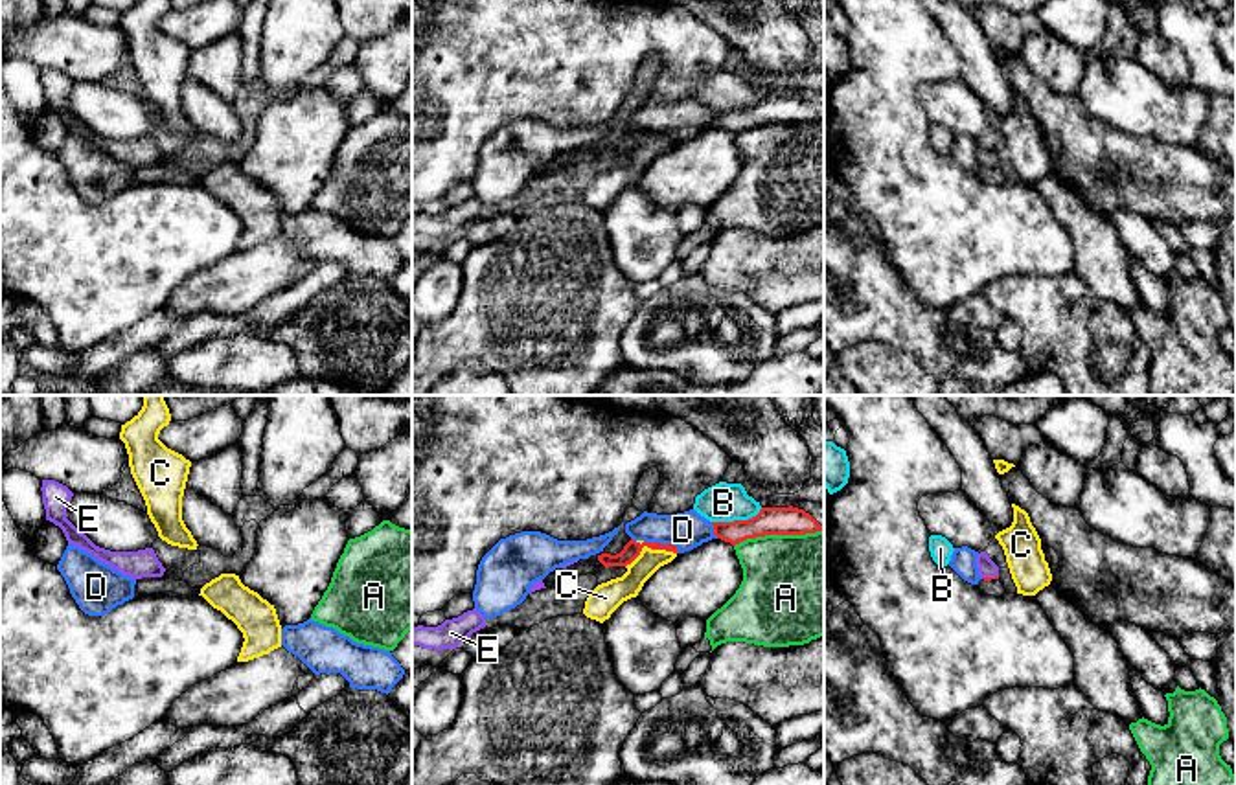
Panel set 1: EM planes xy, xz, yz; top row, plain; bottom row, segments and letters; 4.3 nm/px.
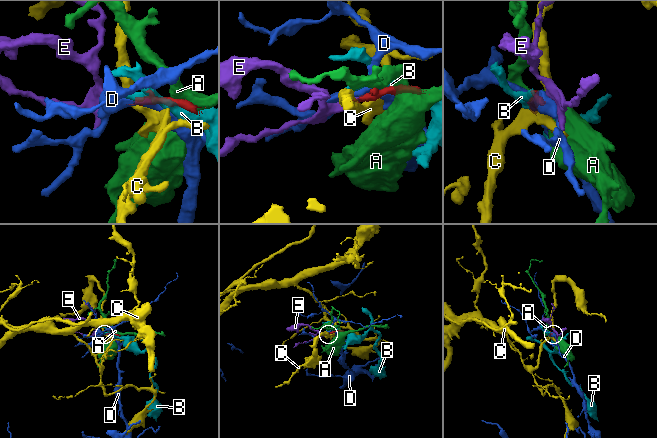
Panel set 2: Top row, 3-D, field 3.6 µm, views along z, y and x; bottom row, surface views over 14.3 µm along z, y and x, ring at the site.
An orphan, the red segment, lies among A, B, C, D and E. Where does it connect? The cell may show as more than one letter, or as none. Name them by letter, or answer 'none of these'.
E

